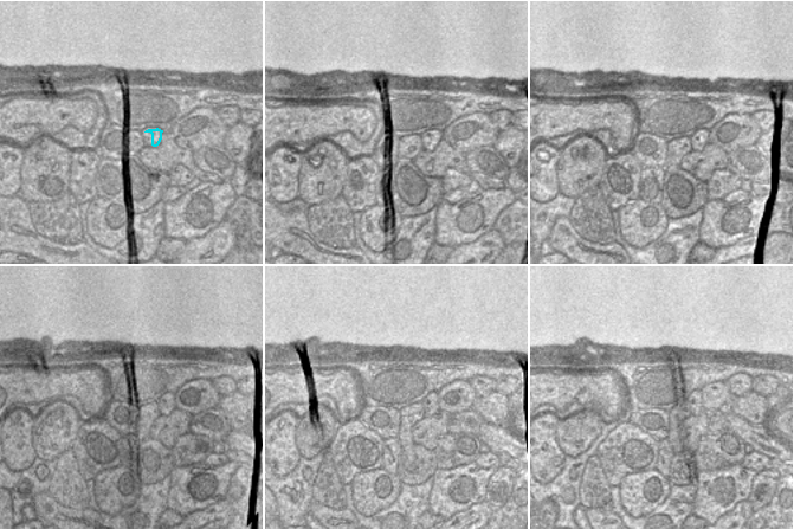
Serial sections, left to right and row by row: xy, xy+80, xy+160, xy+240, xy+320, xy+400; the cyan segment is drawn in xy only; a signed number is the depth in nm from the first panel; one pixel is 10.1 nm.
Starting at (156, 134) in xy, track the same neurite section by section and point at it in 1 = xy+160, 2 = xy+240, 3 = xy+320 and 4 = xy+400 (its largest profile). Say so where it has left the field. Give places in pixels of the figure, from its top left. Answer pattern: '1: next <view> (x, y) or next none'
1: next xy+160 (699, 139)
2: next xy+240 (166, 402)
3: next xy+320 (430, 404)
4: next xy+400 (696, 401)

